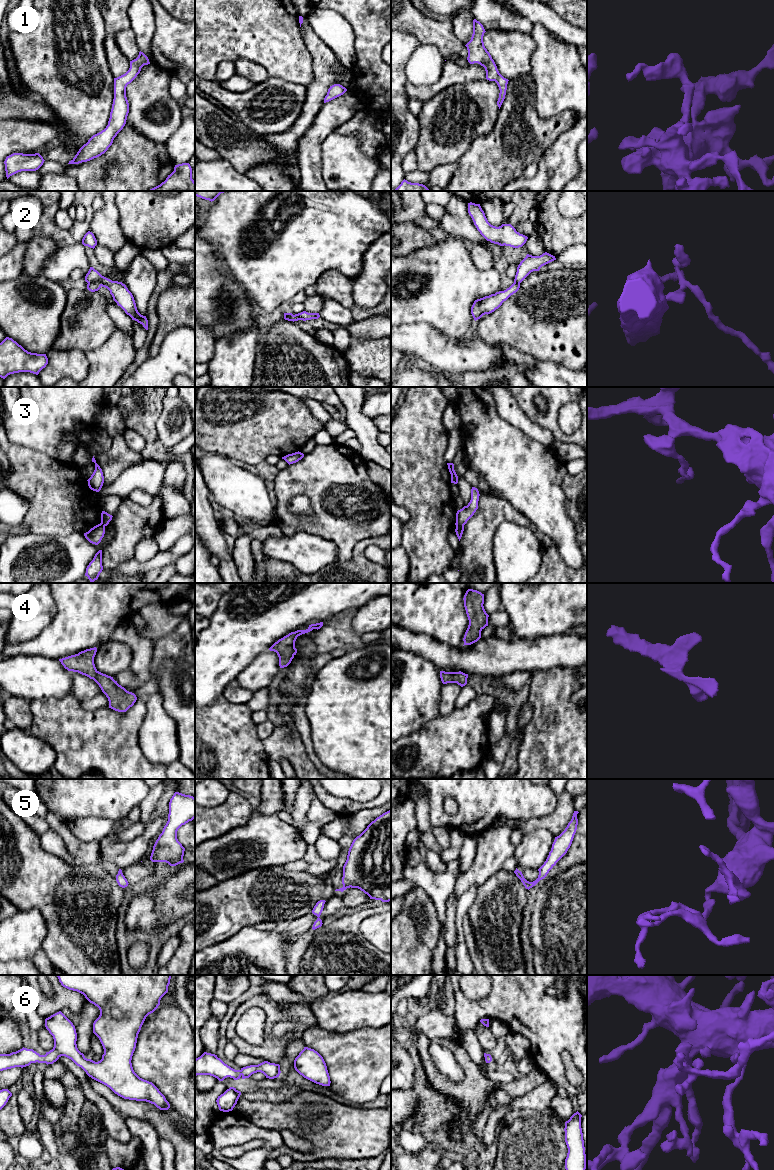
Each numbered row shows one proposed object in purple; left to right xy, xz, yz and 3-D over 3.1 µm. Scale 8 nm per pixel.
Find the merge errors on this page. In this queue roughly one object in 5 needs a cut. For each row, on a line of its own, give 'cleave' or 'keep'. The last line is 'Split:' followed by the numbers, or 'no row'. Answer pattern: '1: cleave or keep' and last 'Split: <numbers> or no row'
1: keep
2: cleave
3: cleave
4: keep
5: keep
6: keep
Split: 2, 3

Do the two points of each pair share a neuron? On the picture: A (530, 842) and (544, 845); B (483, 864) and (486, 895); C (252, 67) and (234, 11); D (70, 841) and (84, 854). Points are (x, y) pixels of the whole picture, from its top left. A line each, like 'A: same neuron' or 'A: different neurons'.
A: same neuron
B: different neurons
C: different neurons
D: same neuron

